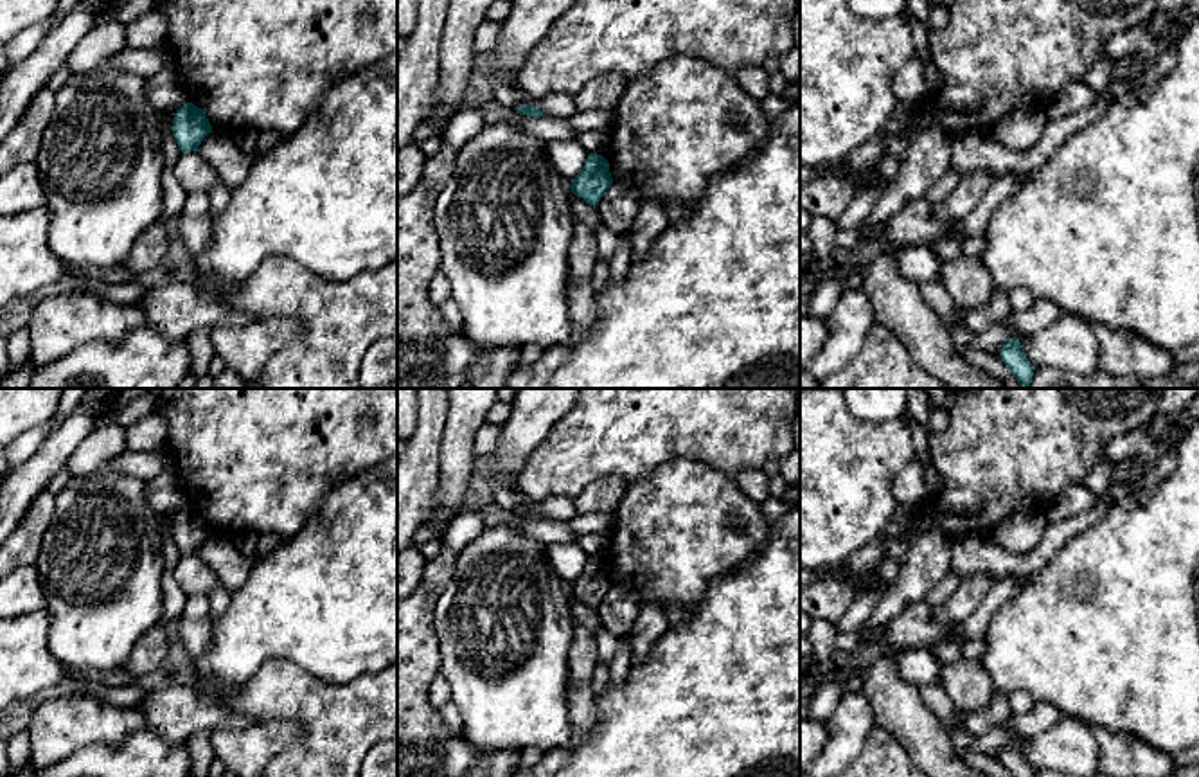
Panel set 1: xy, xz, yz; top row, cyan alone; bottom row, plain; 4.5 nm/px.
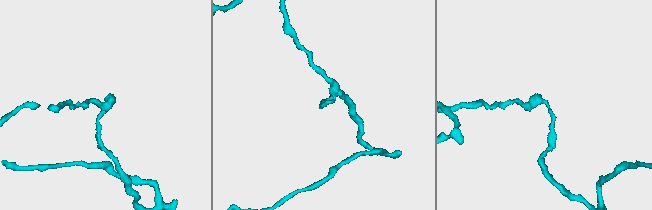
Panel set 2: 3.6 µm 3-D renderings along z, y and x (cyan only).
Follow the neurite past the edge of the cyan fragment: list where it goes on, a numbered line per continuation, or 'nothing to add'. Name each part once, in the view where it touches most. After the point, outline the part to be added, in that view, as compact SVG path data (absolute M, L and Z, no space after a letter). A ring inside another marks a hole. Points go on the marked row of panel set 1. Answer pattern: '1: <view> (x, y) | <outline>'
nothing to add

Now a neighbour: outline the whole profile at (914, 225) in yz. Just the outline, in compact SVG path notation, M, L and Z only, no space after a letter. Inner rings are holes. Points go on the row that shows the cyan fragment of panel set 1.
M926 198L908 201L883 225L881 239L901 248L933 248L946 239L955 221L937 219L931 210L933 205Z

